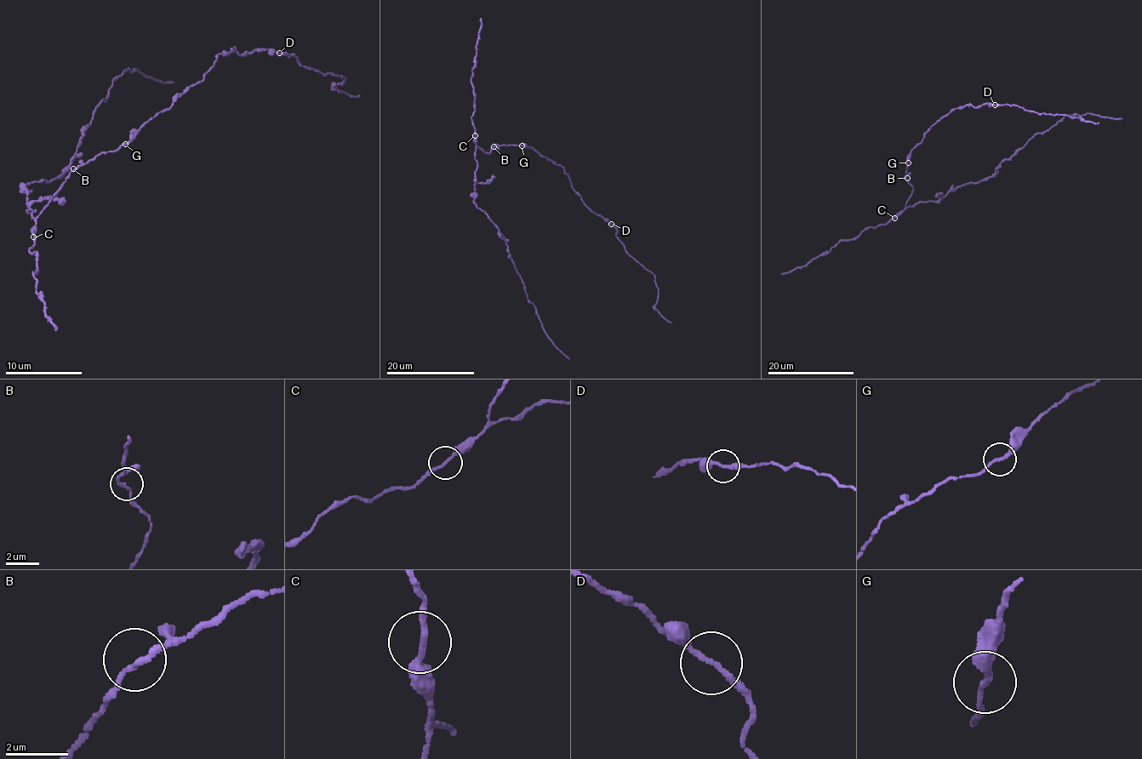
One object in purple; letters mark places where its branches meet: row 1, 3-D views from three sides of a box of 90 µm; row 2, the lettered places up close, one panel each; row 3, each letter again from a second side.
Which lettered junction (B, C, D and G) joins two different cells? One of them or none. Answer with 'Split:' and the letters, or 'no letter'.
Split: no letter

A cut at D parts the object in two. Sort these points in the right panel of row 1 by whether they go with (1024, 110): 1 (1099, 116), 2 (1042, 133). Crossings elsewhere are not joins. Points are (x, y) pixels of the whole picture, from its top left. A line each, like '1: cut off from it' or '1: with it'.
1: cut off from it
2: cut off from it

